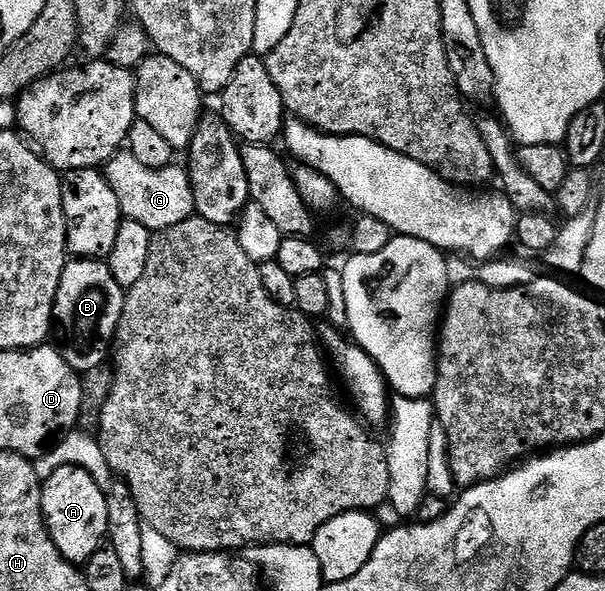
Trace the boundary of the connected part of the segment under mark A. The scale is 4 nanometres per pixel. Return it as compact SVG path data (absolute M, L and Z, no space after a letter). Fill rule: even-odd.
M64 466L41 483L41 507L55 548L69 562L87 564L105 545L109 536L106 491L95 484L91 472Z

